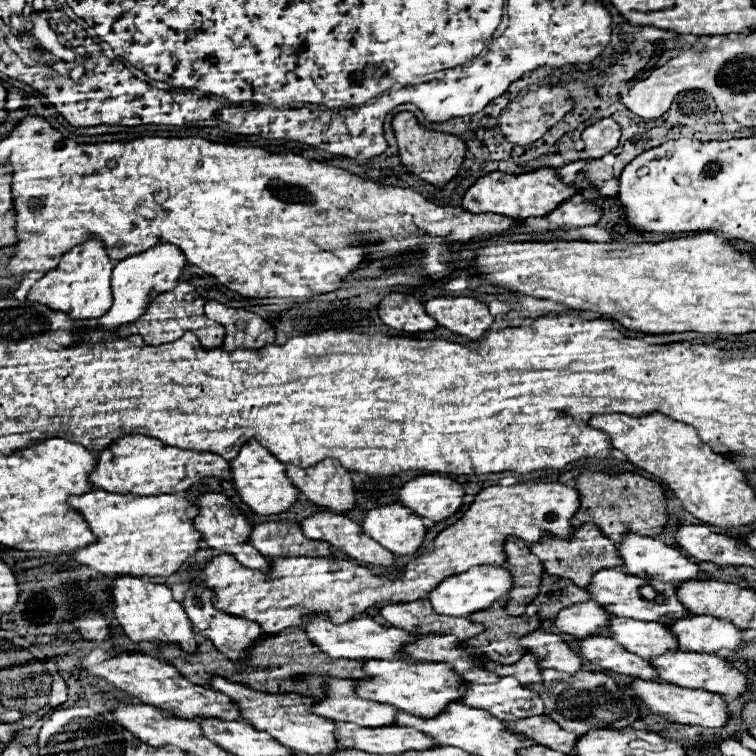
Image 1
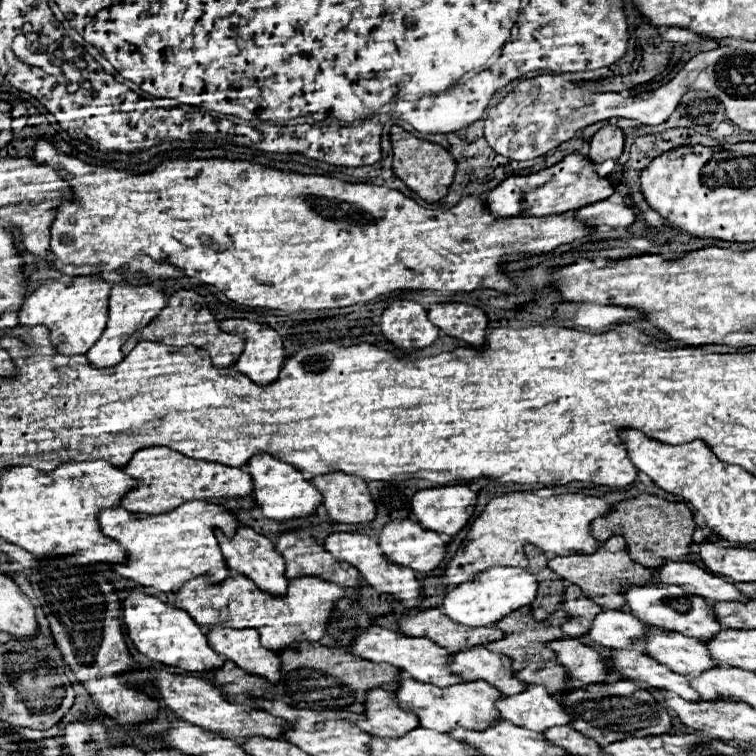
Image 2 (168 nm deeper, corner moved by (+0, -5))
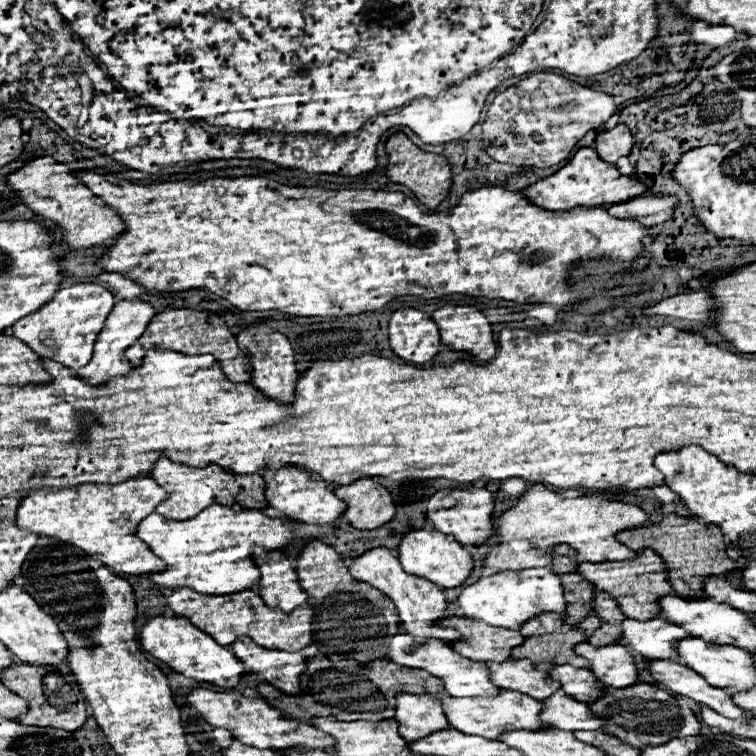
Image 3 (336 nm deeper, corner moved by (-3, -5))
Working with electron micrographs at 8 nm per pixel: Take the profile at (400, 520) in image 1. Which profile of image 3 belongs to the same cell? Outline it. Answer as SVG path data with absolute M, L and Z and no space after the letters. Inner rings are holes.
M428 529L408 531L398 545L398 559L408 573L424 577L436 583L438 587L446 587L446 589L462 585L464 579L472 571L472 555L452 535L444 535L434 529L432 531Z

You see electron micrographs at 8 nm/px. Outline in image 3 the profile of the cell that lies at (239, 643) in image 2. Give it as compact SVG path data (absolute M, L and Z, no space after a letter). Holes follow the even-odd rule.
M240 637L236 643L230 645L230 651L248 667L248 669L268 669L278 667L286 663L304 663L310 653L298 651L298 653L284 653L284 651L272 651L256 645L250 637Z

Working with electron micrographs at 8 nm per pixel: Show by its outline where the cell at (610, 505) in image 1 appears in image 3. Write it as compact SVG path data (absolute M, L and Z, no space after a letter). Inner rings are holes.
M664 515L660 523L648 523L642 527L620 531L618 541L630 549L650 547L664 559L668 581L672 591L680 597L702 597L702 583L708 575L724 575L736 569L736 563L726 555L722 533L716 525L706 525L696 521L694 517L680 515Z

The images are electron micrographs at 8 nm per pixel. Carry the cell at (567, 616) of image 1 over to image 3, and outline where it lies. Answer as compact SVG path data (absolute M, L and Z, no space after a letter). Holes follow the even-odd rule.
M654 617L650 621L624 619L622 621L622 637L618 643L630 645L636 653L646 659L670 659L676 651L676 641L686 637L684 629Z

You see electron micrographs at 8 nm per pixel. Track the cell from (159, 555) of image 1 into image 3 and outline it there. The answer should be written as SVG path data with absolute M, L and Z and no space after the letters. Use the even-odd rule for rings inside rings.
M210 505L188 521L168 521L158 513L150 513L138 523L136 537L166 563L164 571L148 575L150 581L170 589L190 587L208 595L228 595L256 587L260 571L252 561L254 549L268 545L272 545L268 549L284 549L292 541L292 533L282 519L224 505Z

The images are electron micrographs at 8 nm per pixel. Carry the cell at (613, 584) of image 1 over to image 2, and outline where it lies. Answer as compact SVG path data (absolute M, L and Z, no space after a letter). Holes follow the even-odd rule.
M651 583L651 585L645 585L645 587L627 587L623 595L627 599L629 611L635 617L639 617L641 621L645 621L653 627L677 631L681 635L697 637L697 639L703 639L703 641L711 641L721 631L717 617L713 617L713 607L709 603L705 603L703 597L691 595L681 587Z

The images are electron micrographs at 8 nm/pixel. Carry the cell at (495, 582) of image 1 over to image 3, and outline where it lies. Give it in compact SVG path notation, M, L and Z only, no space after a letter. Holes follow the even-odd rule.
M550 567L498 571L494 575L482 577L474 585L464 587L458 597L458 609L460 609L460 615L472 621L484 621L494 627L518 629L524 621L528 621L530 617L542 611L554 611L554 613L564 611L562 583L560 583L560 577Z

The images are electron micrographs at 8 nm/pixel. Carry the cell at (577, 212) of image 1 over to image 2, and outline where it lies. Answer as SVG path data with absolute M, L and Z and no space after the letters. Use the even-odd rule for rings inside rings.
M615 192L605 201L585 205L583 209L575 211L575 215L591 227L609 225L609 227L615 227L615 229L619 229L619 227L627 229L637 219L635 209L625 205L623 197L618 192Z

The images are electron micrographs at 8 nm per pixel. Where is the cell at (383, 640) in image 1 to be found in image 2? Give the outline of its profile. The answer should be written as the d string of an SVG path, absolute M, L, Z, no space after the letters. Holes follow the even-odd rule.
M373 625L371 629L367 629L365 633L361 633L353 647L349 649L353 655L359 655L367 661L375 661L375 663L391 663L395 667L399 667L405 675L417 679L417 681L423 681L423 683L431 683L431 685L437 685L437 687L449 687L449 685L455 685L455 683L463 683L461 677L457 677L455 673L451 673L449 669L449 651L435 645L431 639L425 639L425 637L407 637L403 633L397 633L397 631L391 631L387 627L379 627L379 625Z

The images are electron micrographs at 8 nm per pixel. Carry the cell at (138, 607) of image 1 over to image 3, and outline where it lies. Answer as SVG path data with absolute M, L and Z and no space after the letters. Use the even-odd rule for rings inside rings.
M156 615L156 617L146 619L146 623L140 629L140 645L152 657L170 665L174 671L178 671L194 681L214 683L222 689L232 689L236 685L238 677L244 673L242 661L236 659L230 649L218 645L208 633L200 631L196 625L192 625L184 617Z

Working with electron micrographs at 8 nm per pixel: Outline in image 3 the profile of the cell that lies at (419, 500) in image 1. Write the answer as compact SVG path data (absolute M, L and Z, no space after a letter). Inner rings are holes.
M466 487L466 489L442 489L432 495L428 507L428 519L434 529L446 535L452 535L462 545L480 545L492 535L492 515L494 495L486 489Z

